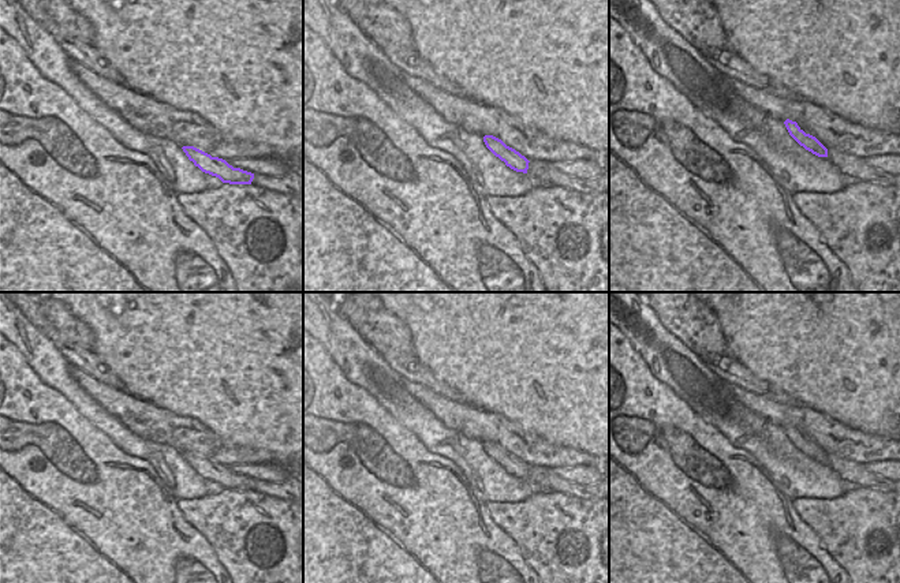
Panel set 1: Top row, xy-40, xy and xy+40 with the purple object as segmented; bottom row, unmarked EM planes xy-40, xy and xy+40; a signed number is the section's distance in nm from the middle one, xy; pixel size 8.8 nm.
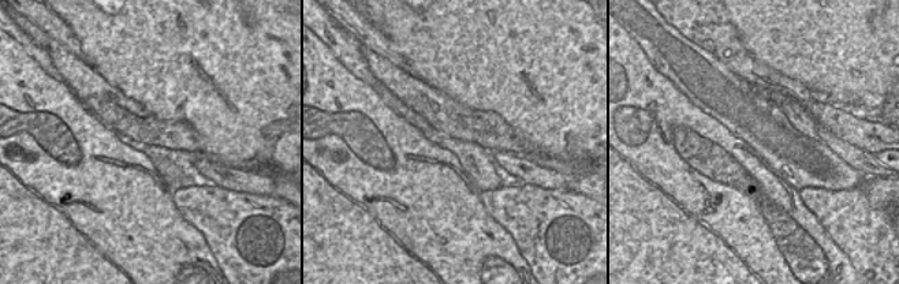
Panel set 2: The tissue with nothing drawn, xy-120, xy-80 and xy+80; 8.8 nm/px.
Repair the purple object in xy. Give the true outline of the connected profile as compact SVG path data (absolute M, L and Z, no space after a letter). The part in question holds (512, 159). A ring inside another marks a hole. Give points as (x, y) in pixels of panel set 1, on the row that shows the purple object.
M485 135L483 142L496 157L505 162L507 167L516 172L527 173L530 161L519 152L507 146L501 139L493 135Z

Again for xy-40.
M183 146L182 149L195 167L205 173L219 177L223 183L251 184L254 179L254 173L240 168L234 168L225 160L212 157L194 146Z

